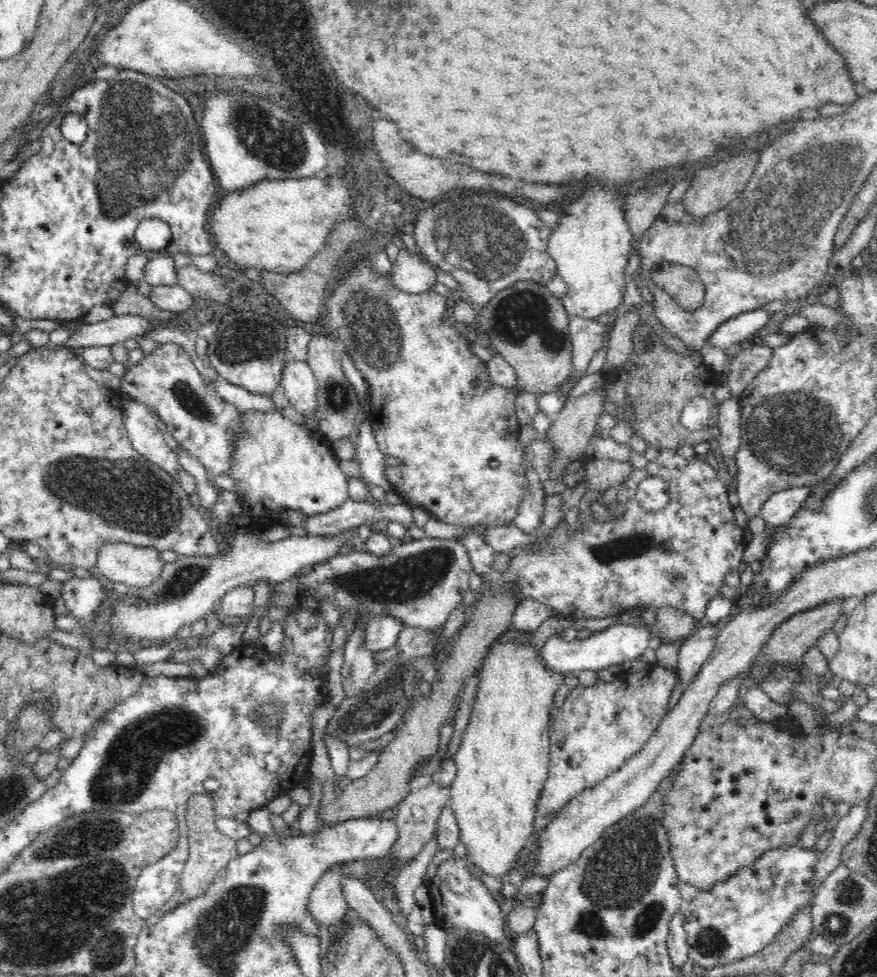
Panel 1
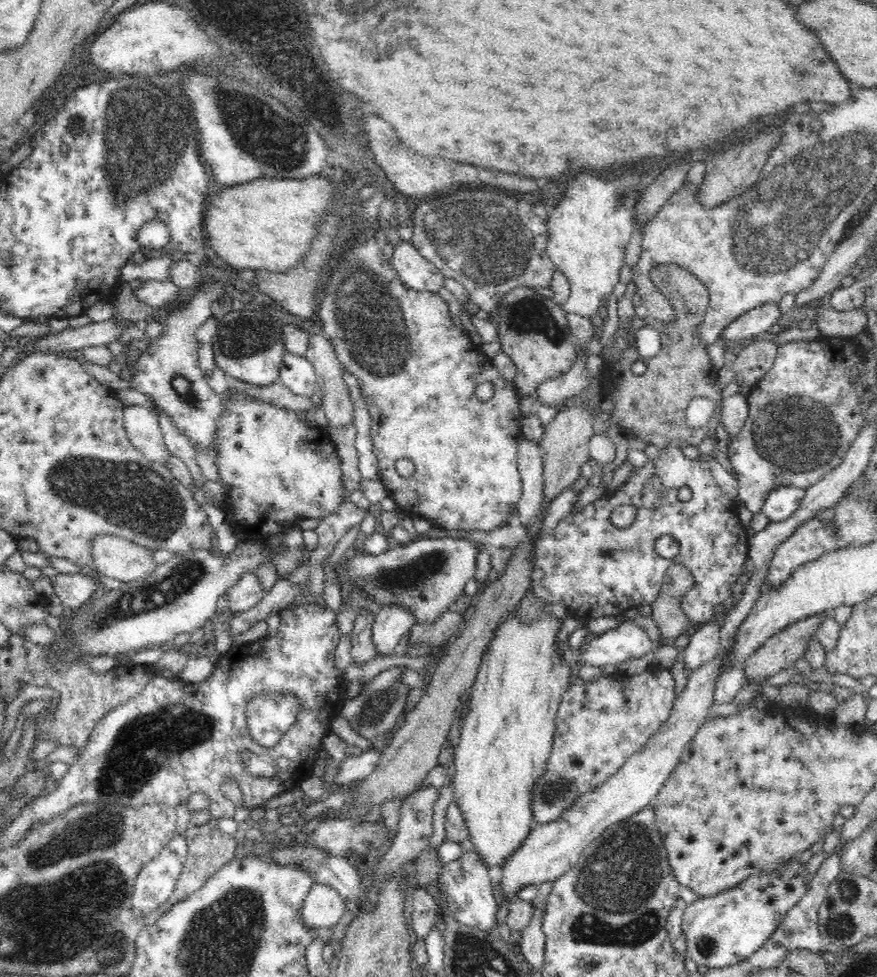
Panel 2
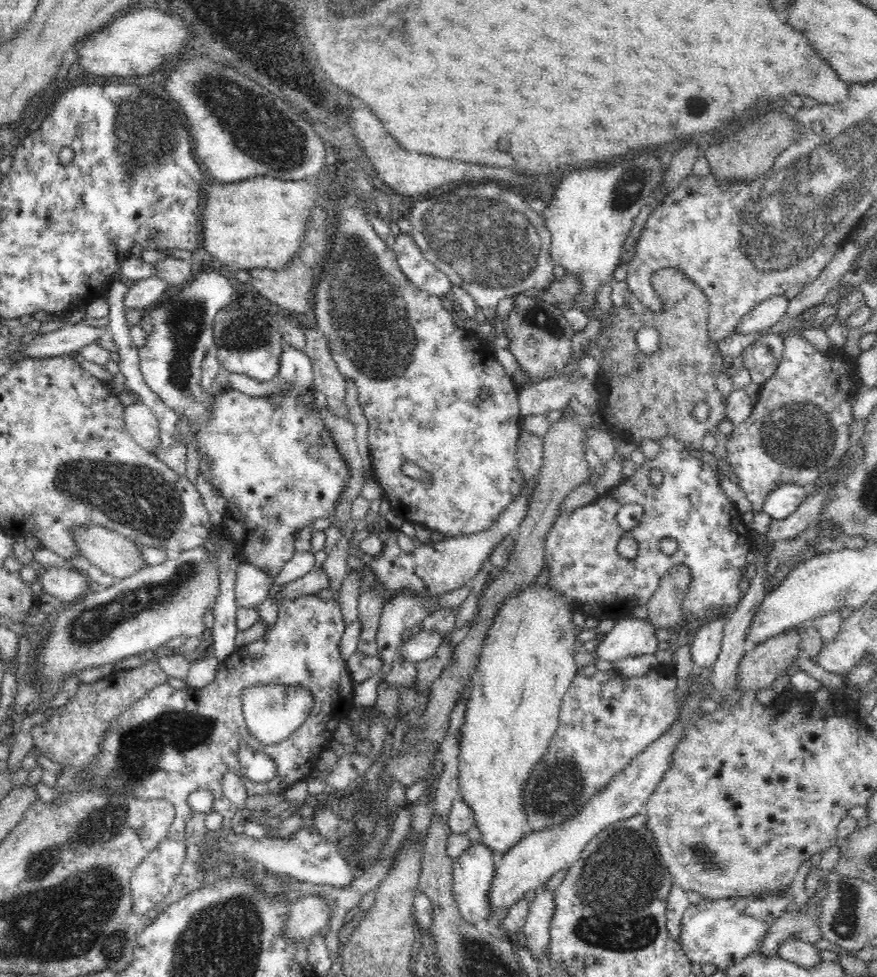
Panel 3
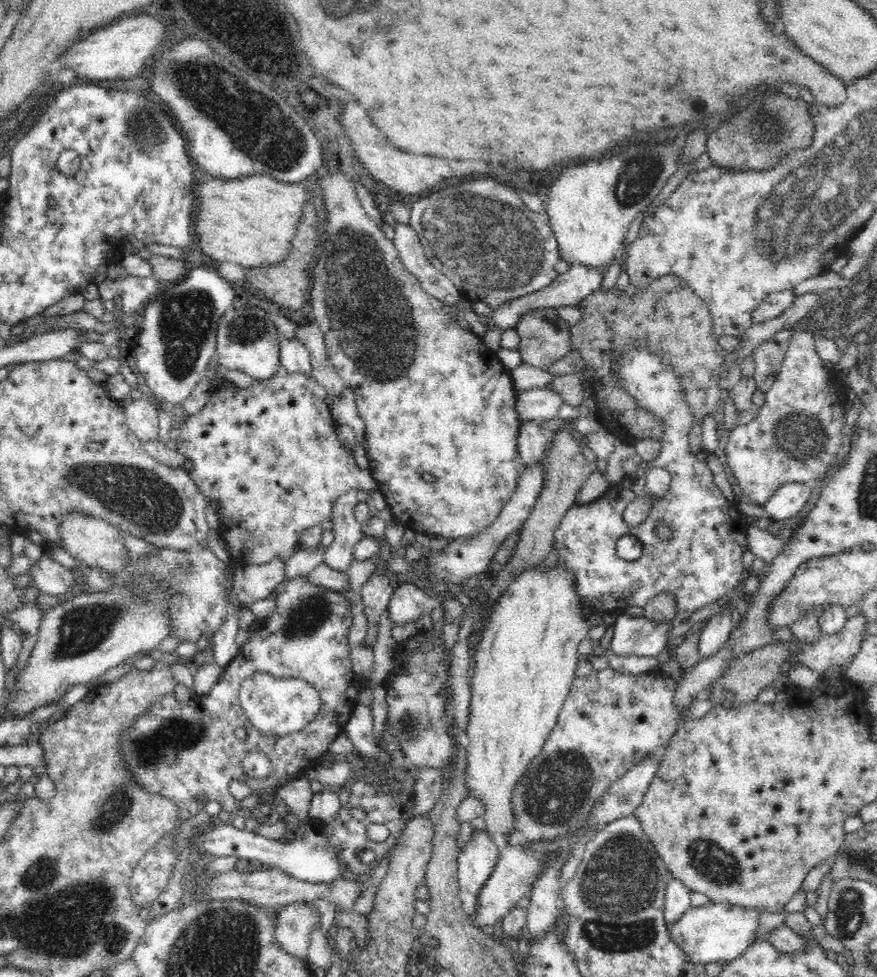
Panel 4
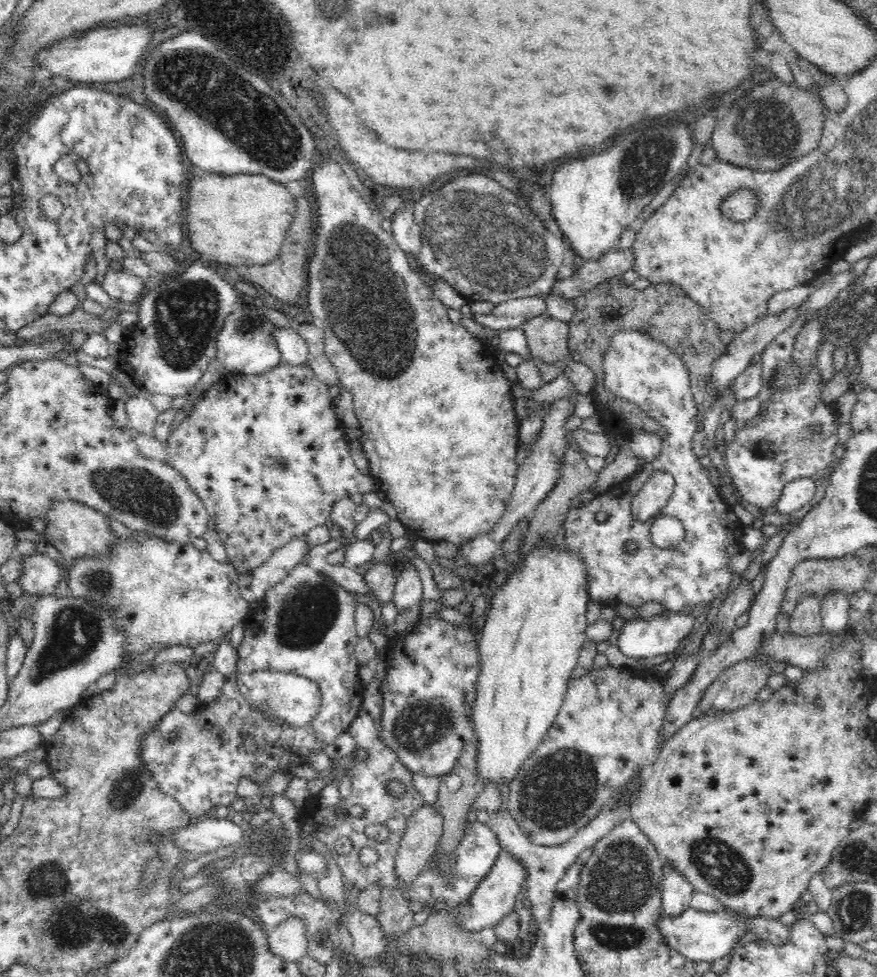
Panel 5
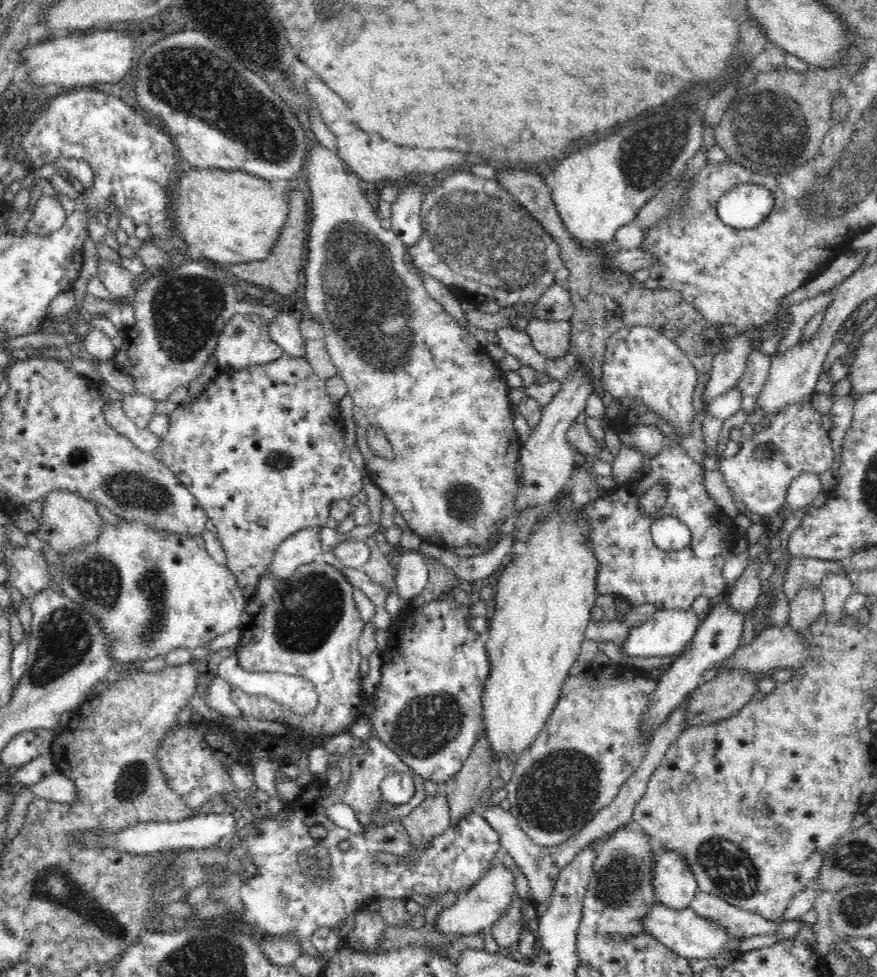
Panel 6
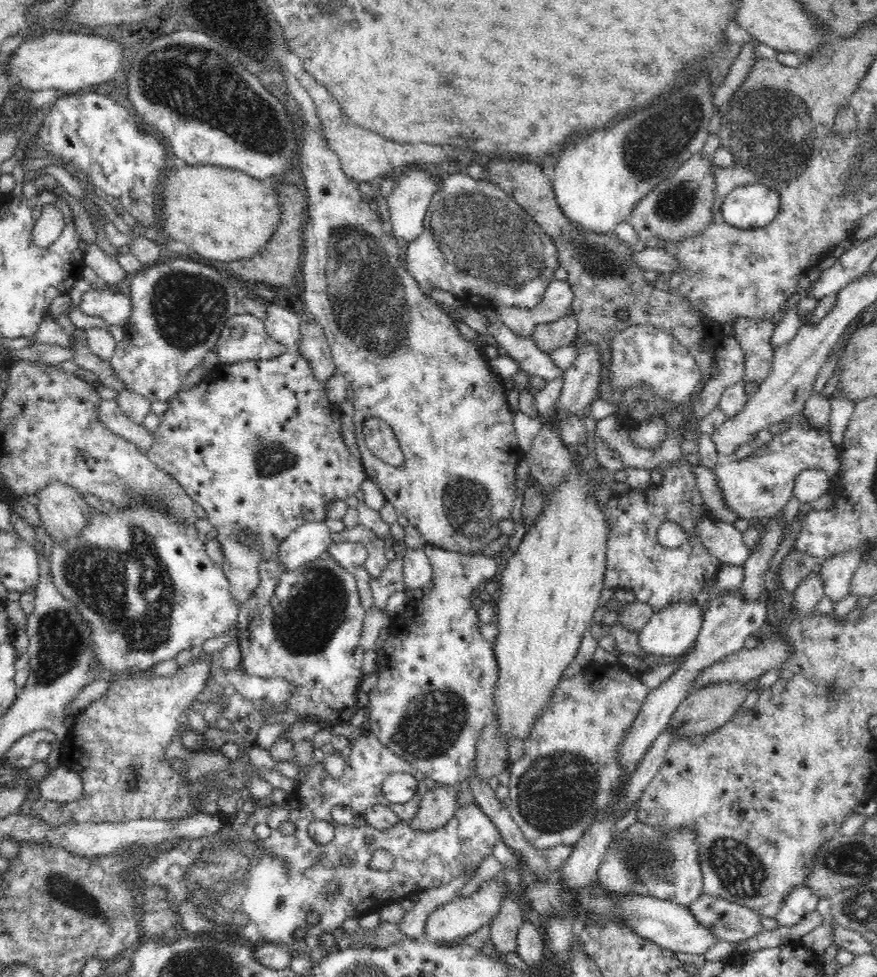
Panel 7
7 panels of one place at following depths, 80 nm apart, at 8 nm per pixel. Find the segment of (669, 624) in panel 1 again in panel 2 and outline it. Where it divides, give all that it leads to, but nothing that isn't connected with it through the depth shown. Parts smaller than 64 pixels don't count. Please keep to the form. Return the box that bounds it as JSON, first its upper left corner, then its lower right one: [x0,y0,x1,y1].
[651,565,694,640]

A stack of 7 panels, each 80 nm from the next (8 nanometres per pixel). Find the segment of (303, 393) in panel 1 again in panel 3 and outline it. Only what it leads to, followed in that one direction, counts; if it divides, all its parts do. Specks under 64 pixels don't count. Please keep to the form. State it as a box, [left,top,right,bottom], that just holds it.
[278,342,313,388]

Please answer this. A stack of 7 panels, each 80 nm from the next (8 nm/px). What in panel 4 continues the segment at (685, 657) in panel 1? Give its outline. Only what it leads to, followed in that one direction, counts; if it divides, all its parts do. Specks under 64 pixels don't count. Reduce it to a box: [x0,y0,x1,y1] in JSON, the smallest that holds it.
[698,610,734,659]

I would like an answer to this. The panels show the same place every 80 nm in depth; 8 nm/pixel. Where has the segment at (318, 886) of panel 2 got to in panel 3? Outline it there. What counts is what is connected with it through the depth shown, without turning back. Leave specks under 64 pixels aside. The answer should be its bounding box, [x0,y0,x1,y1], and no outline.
[286,895,332,941]

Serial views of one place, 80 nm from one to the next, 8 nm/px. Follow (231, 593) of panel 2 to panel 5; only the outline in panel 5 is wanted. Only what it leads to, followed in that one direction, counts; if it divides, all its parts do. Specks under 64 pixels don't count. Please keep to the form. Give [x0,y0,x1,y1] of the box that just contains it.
[238,536,310,603]

